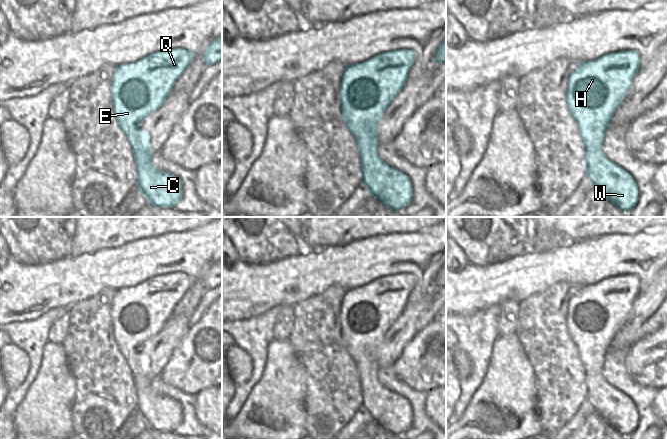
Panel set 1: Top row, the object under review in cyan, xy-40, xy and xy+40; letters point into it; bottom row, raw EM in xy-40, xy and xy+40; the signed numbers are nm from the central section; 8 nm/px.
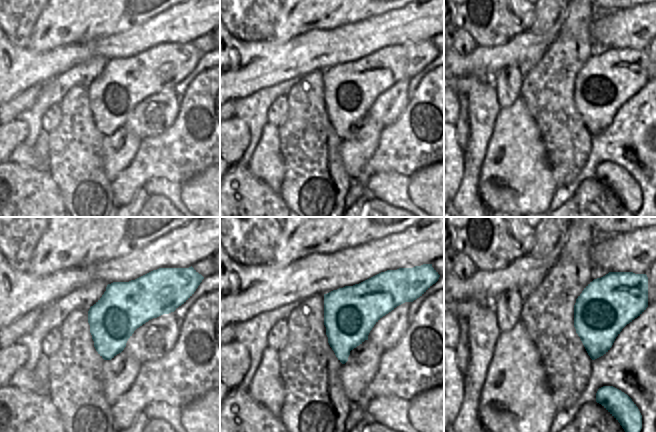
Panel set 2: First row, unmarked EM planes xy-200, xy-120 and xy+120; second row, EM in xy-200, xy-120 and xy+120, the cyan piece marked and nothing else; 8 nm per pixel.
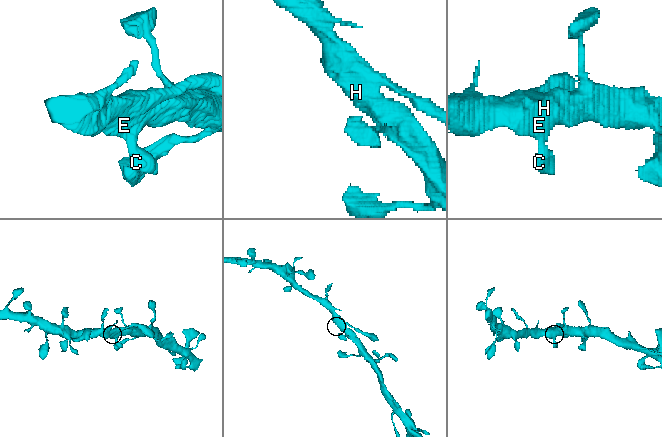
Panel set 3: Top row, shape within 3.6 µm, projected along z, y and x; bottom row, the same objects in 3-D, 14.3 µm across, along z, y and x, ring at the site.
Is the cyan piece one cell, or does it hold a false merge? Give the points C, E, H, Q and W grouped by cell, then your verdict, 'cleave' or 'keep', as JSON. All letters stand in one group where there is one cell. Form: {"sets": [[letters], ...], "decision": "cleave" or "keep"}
{"sets": [["C", "E", "H", "Q", "W"]], "decision": "keep"}

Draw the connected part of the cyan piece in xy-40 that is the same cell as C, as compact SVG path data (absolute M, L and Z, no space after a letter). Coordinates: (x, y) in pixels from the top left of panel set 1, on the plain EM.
M183 272L161 274L137 286L116 290L112 301L112 329L118 349L126 359L134 377L138 395L138 413L152 430L174 432L182 421L182 405L152 387L150 359L140 355L140 347L158 334L172 317L174 307L188 292L194 277Z

